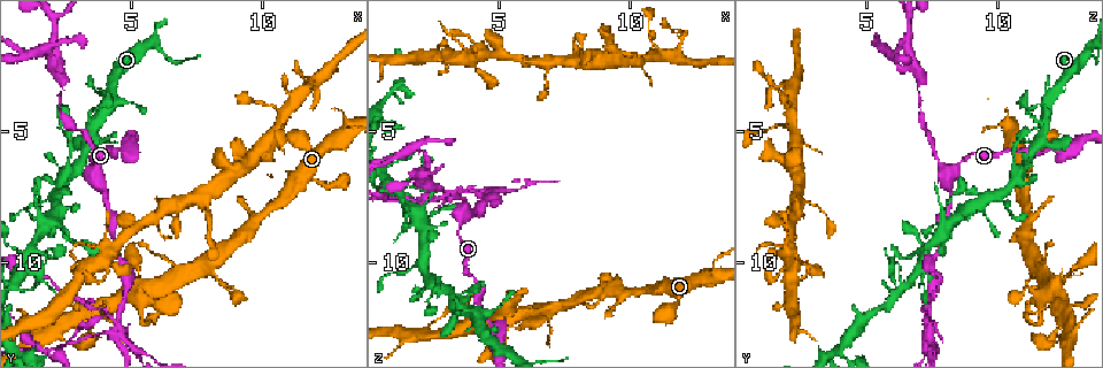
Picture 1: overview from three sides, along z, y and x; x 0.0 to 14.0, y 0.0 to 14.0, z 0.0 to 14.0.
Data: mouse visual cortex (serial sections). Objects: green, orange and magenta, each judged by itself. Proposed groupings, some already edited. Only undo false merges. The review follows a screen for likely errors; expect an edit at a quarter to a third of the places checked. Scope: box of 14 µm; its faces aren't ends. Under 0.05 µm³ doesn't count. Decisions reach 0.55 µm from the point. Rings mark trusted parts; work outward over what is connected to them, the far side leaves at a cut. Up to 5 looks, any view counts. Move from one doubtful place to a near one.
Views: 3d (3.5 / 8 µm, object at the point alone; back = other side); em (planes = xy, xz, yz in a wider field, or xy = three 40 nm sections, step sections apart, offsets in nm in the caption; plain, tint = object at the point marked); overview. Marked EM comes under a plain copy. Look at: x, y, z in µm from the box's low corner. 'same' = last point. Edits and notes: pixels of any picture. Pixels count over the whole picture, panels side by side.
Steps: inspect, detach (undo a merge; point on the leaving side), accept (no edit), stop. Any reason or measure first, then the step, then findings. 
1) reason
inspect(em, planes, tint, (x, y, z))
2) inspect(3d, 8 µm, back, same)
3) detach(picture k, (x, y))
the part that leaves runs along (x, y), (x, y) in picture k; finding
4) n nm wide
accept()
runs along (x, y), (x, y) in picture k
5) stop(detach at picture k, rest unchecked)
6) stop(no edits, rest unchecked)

abrupt turn
inspect(3d, 3.5 µm, (2.6, 6.6, 10.8))

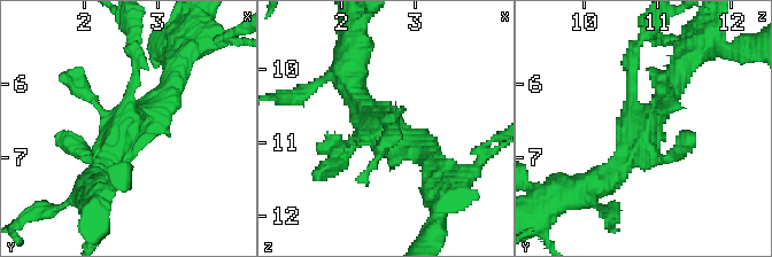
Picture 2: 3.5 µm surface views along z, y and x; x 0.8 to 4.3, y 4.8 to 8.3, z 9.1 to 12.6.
inspect(em, xy, step 3, tint, (2.55, 6.55, 10.85))

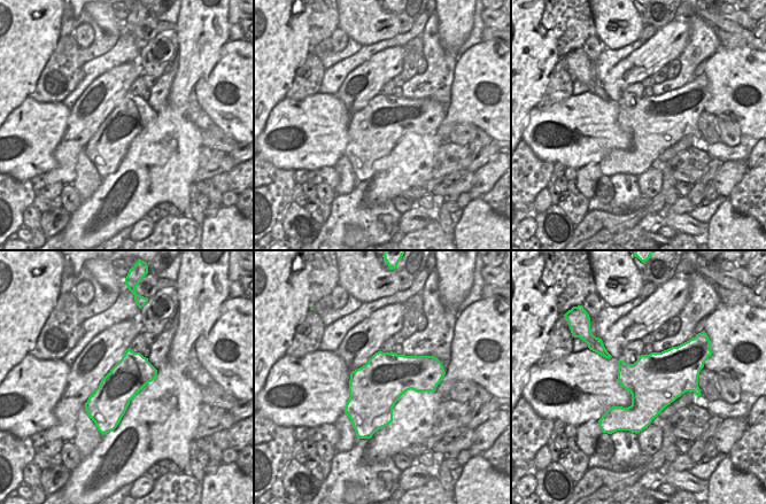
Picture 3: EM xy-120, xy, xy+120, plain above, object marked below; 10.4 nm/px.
accept()
runs along (171, 78), (94, 181) in picture 2; all the same cell

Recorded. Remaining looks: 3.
thick turns thin
inspect(3d, 8 µm, back, (2.0, 8.4, 8.3))

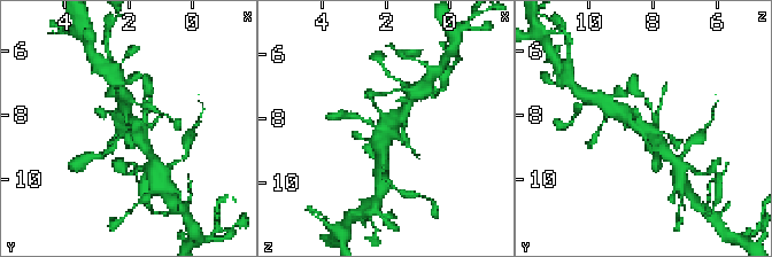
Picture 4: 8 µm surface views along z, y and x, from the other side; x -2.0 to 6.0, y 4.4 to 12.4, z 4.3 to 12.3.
inspect(em, xy, step 5, tint, (1.9, 8.4, 8.3))

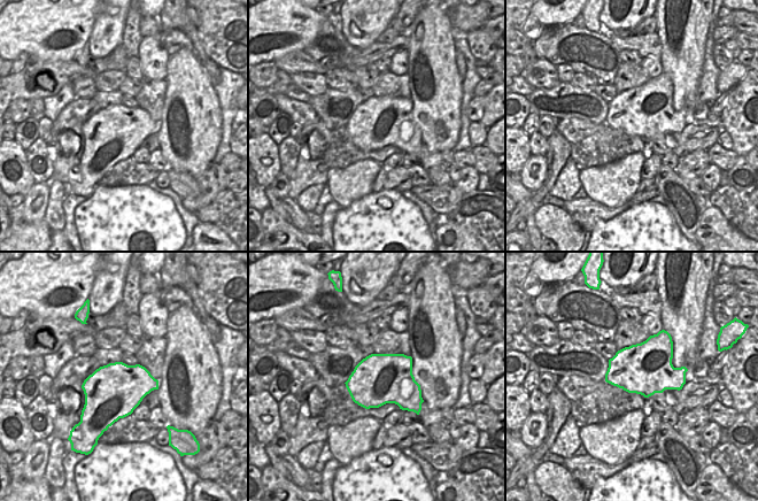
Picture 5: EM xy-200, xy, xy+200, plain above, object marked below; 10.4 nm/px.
550 nm wide
accept()
runs along (617, 110), (647, 129), (659, 149) in picture 4; all the same cell

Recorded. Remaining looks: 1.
stop(no edits, rest unchecked)

